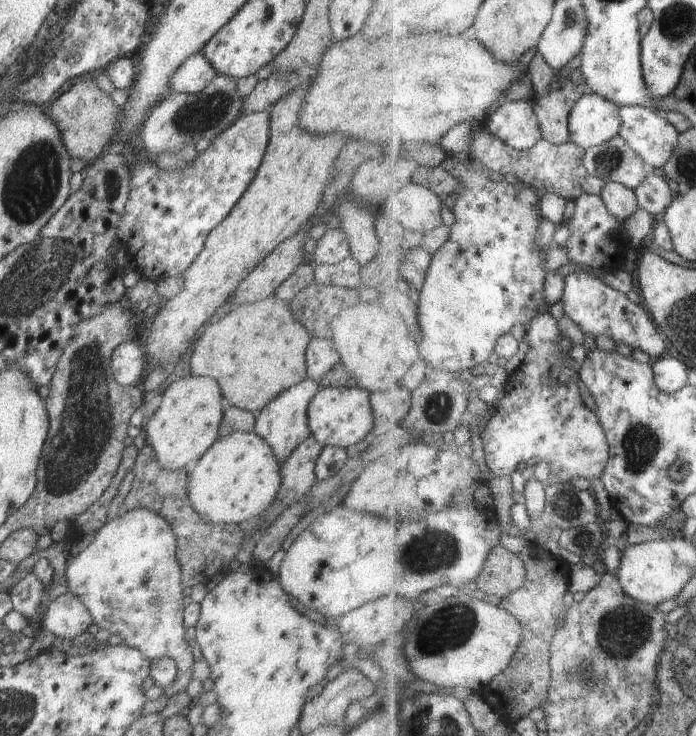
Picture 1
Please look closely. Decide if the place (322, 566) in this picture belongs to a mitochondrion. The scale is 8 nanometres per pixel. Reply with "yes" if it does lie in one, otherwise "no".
no

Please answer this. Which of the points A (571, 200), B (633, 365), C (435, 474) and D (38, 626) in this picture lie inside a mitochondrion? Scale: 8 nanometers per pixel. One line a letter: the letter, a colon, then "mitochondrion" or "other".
A: other
B: other
C: other
D: other

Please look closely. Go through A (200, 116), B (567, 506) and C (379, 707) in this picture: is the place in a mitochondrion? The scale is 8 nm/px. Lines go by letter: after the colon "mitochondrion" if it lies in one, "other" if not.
A: mitochondrion
B: mitochondrion
C: other

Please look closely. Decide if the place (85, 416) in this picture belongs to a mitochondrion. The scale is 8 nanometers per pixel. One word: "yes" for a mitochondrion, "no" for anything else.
yes

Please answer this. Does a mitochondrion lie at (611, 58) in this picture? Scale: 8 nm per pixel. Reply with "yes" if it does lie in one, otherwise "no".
no

